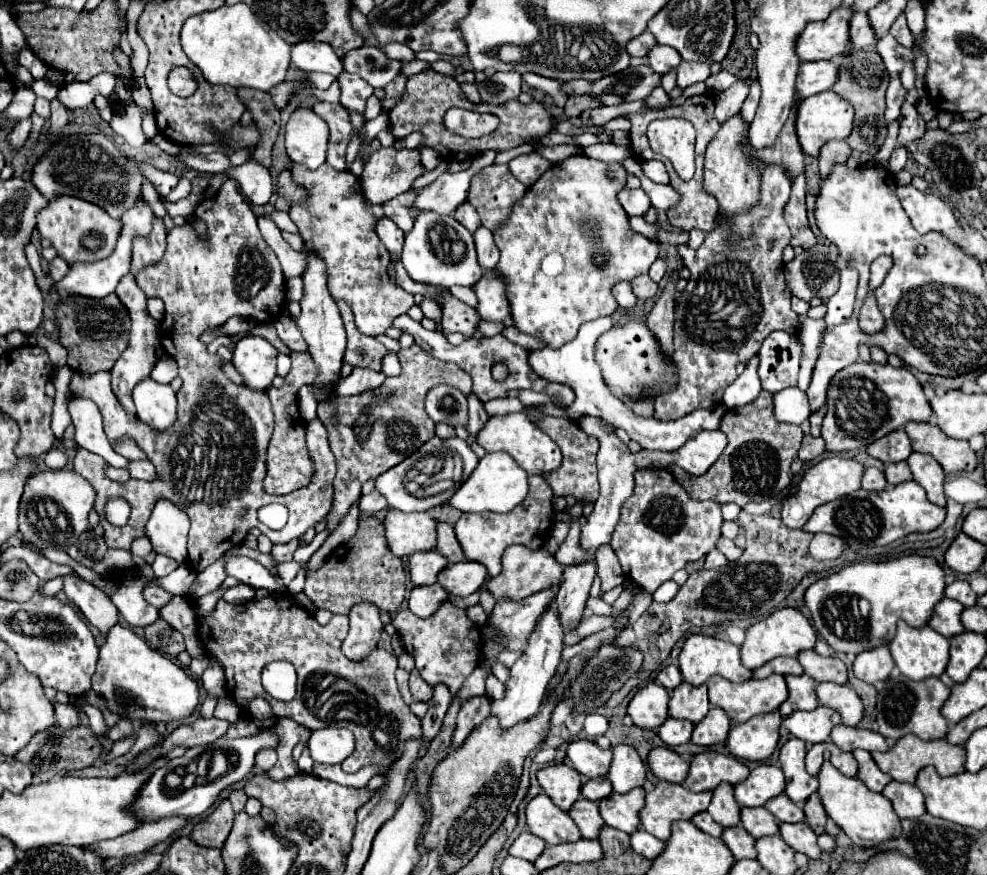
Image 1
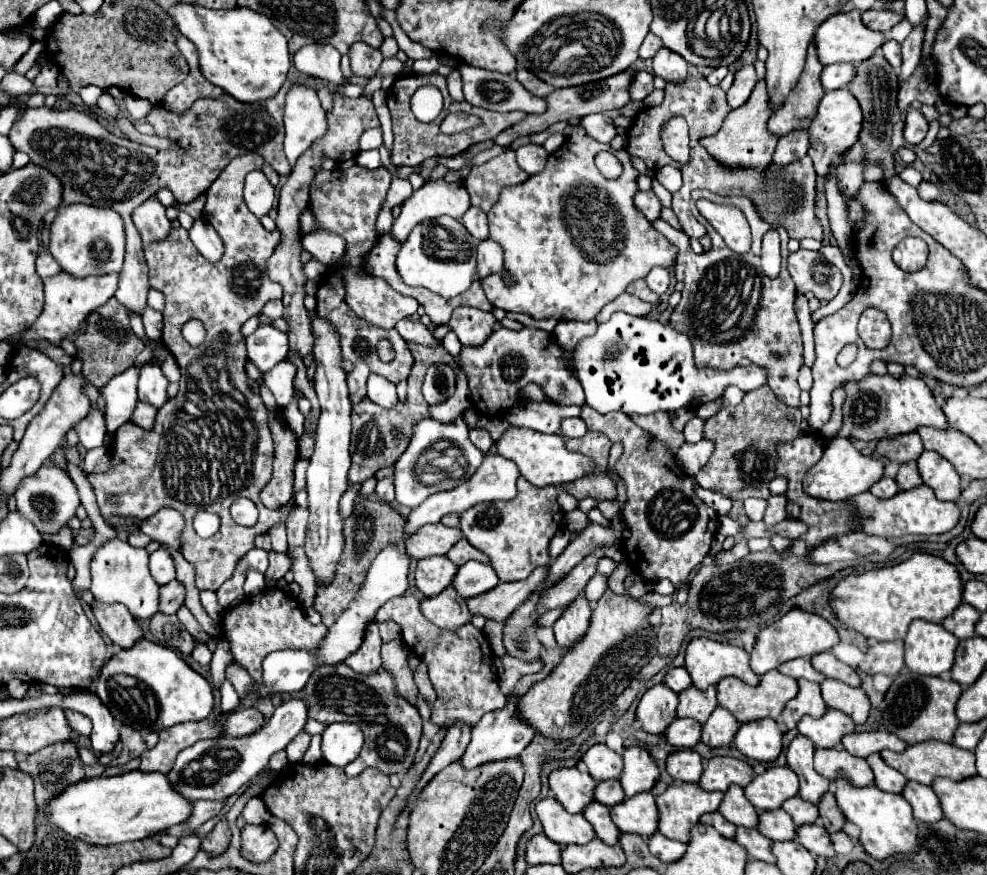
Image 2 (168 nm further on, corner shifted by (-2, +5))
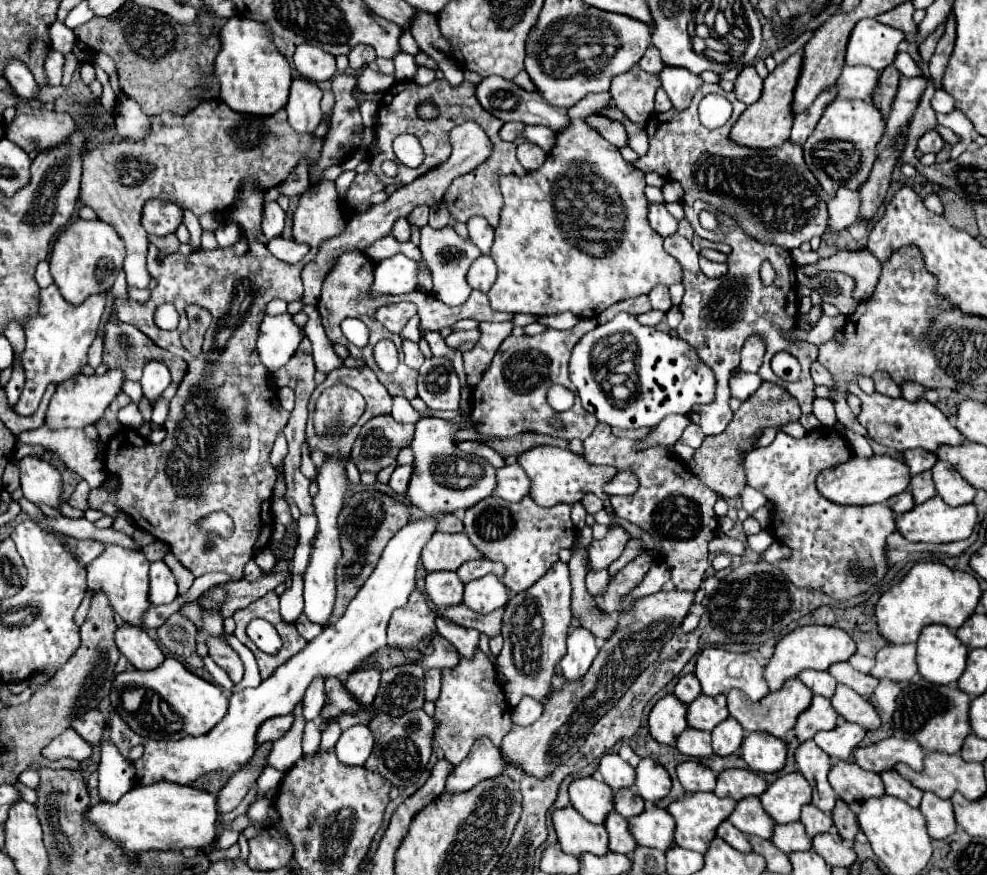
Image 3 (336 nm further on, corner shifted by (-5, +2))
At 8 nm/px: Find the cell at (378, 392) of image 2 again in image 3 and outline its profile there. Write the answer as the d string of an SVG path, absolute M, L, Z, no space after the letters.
M580 318L580 322L572 330L550 330L548 328L546 332L542 332L538 336L508 336L502 342L498 354L494 356L482 382L474 388L474 392L472 392L474 408L464 420L458 412L432 412L432 410L416 412L406 398L392 398L392 402L394 402L392 418L396 418L398 422L412 422L412 424L416 424L416 420L420 420L420 418L444 418L448 422L456 422L458 428L474 430L482 442L508 440L522 432L538 432L538 434L548 434L548 436L556 436L556 438L564 438L564 440L574 440L574 438L584 440L588 436L588 432L592 432L592 428L596 426L598 420L582 408L580 400L576 400L574 406L564 412L566 428L564 430L550 428L548 420L552 416L556 416L556 410L552 410L552 406L548 406L546 392L552 384L562 384L568 390L572 390L570 380L568 380L570 352L572 352L574 344L596 326L598 326L596 318Z

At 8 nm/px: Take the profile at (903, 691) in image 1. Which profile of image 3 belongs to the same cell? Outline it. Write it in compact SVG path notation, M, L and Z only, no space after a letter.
M932 682L908 684L900 696L894 714L894 736L904 740L918 740L926 752L938 750L946 754L958 754L964 738L970 734L970 696L954 686L938 686Z

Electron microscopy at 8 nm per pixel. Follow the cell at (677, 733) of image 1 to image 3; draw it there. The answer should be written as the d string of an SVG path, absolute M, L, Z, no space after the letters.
M686 728L676 740L676 748L684 756L692 756L692 758L710 758L714 754L710 732L696 728Z

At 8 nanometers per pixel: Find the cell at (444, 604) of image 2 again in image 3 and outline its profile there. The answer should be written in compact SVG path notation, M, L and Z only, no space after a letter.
M436 618L436 626L438 626L438 632L456 646L456 650L460 652L462 658L468 658L472 654L476 654L478 650L478 640L480 640L480 632L478 630L468 630L468 628L462 628L462 626L456 626L456 624L450 624L446 622L444 618Z

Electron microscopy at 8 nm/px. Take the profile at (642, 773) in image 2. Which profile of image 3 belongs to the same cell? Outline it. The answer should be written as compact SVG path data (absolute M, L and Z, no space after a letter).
M644 758L636 768L636 790L648 802L656 804L658 800L670 794L672 782L662 764L652 758Z

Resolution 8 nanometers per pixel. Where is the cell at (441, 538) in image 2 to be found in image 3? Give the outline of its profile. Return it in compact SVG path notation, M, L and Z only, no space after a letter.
M436 532L422 550L422 564L428 572L458 570L460 564L480 558L484 558L484 554L476 550L466 534Z

